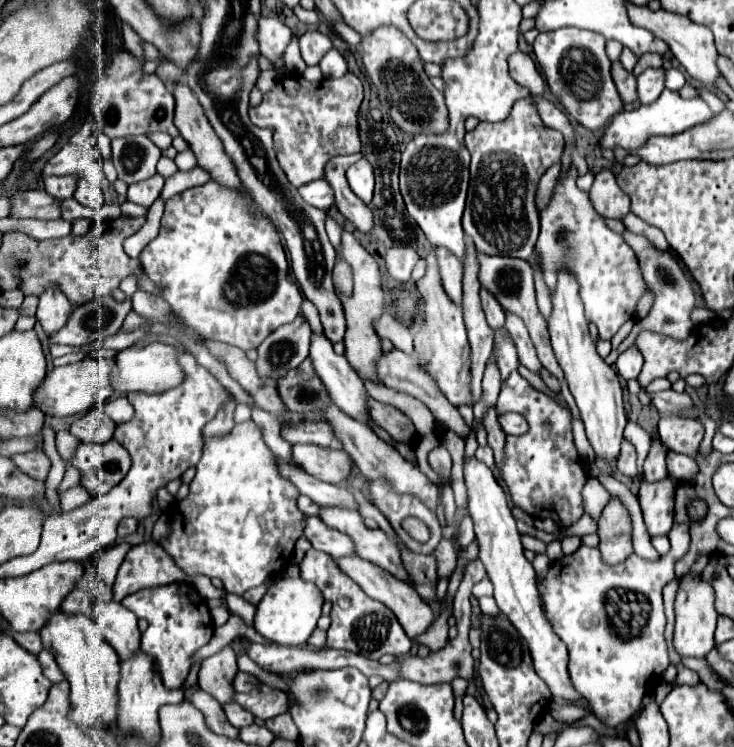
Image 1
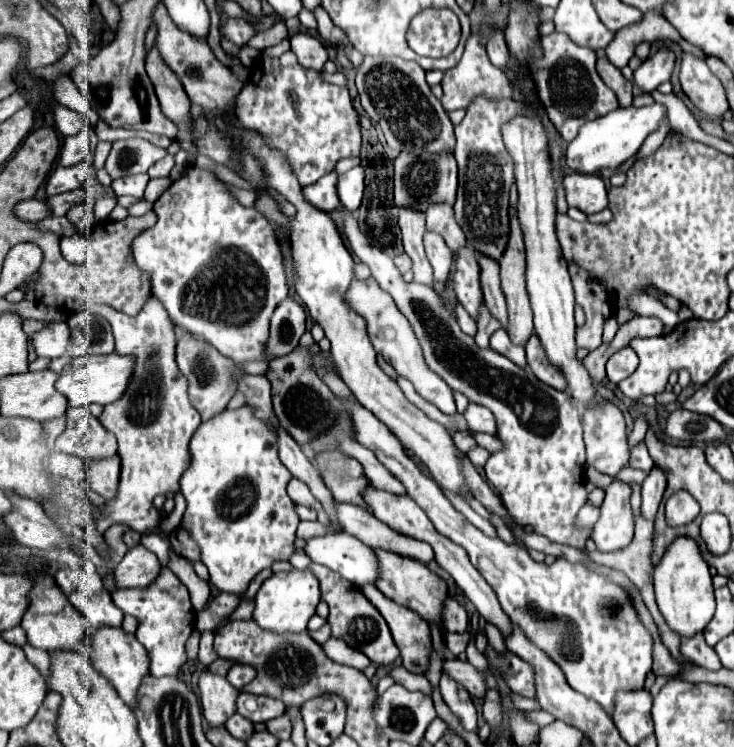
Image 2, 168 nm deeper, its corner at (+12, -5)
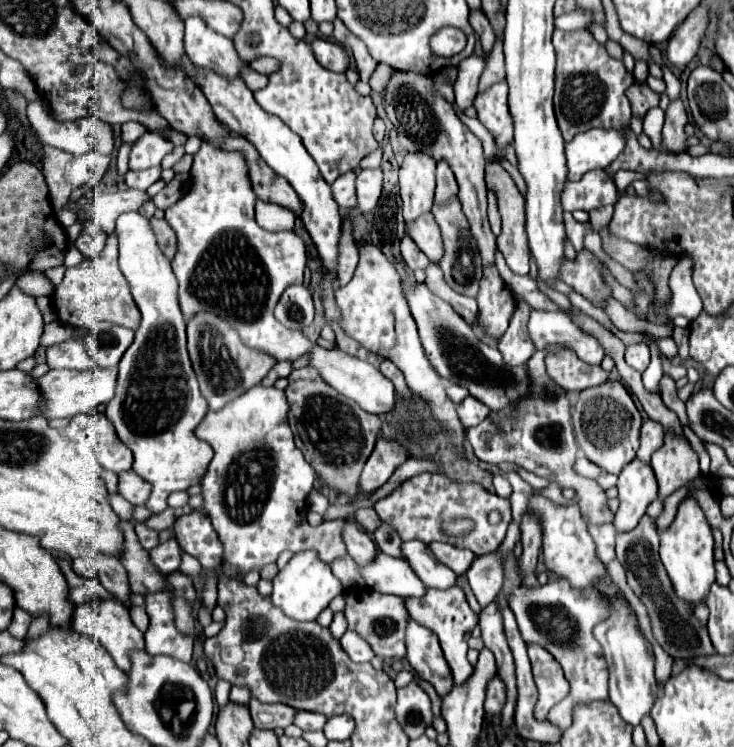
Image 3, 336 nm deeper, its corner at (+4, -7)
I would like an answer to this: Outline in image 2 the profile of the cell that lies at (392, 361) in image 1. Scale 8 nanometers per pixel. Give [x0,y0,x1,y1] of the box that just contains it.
[454,430,478,454]

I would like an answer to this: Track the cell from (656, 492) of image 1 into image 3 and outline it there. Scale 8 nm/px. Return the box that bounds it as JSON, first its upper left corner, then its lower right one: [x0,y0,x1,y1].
[652,434,700,500]

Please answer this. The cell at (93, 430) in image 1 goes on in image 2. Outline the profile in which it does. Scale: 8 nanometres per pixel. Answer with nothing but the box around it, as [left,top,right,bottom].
[56,408,116,462]

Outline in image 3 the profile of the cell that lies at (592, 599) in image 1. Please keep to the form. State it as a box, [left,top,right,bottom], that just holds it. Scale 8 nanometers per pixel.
[508,576,610,730]

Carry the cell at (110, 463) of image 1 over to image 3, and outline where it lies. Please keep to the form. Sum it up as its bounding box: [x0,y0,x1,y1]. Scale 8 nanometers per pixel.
[118,470,150,506]

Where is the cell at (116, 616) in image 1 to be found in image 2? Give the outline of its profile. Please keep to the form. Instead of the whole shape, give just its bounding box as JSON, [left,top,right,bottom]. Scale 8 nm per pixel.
[68,561,124,628]

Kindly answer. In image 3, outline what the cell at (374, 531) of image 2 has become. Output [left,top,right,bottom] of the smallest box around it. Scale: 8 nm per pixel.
[400,540,456,588]

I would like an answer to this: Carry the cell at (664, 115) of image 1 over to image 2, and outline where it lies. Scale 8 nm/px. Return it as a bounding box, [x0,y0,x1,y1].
[564,104,666,174]

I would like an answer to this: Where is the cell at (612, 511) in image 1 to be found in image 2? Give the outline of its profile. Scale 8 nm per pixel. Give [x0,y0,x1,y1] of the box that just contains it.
[592,478,634,552]

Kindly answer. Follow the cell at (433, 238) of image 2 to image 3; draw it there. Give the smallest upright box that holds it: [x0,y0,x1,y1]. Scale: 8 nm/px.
[412,214,444,262]

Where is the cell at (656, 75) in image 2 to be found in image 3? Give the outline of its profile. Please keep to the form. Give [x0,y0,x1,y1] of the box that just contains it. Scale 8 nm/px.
[666,6,708,68]

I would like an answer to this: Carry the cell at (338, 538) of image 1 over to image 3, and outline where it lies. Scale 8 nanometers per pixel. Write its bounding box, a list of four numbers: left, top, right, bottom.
[358,550,424,598]

